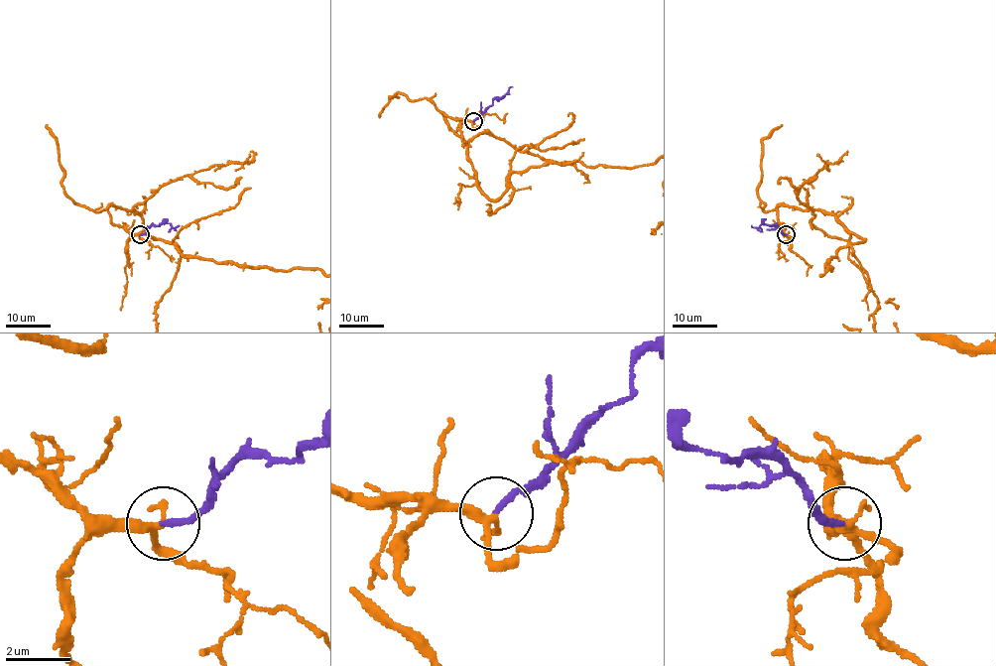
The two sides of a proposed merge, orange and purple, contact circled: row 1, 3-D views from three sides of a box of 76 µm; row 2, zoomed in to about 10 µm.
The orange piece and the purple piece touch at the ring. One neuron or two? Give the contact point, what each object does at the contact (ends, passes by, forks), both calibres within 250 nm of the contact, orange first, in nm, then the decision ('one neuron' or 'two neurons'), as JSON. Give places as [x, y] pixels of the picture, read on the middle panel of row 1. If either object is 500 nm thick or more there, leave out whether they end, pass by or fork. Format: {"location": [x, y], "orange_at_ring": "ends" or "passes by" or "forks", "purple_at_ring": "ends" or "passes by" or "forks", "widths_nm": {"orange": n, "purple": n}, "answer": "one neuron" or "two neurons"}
{"location": [473, 121], "orange_at_ring": "passes by", "purple_at_ring": "ends", "widths_nm": {"orange": 240, "purple": 180}, "answer": "one neuron"}

